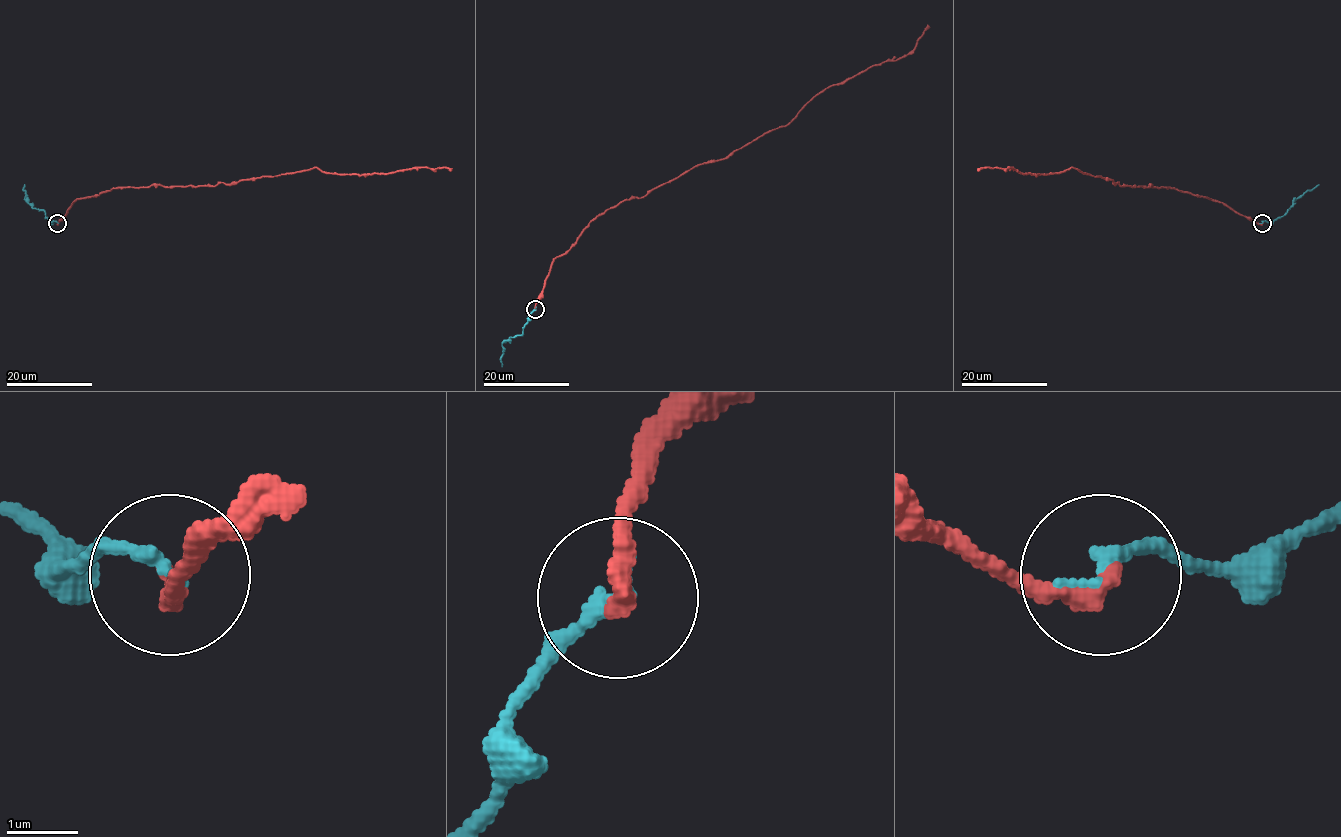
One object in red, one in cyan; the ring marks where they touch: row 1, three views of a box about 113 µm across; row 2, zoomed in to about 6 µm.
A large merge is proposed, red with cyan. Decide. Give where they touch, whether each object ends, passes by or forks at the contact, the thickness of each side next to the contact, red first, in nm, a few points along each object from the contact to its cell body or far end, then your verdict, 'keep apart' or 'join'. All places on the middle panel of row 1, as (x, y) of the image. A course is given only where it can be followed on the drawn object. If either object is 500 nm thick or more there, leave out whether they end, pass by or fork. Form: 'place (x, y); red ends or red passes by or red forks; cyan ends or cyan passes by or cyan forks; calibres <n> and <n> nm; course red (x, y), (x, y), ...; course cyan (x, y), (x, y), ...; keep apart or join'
place (535, 309); red ends; cyan ends; calibres 320 and 200 nm; course red (535, 310), (552, 261), (598, 216), (785, 126), (826, 88), (906, 56), (928, 25); course cyan (535, 310), (523, 332), (502, 343), (502, 366); keep apart

